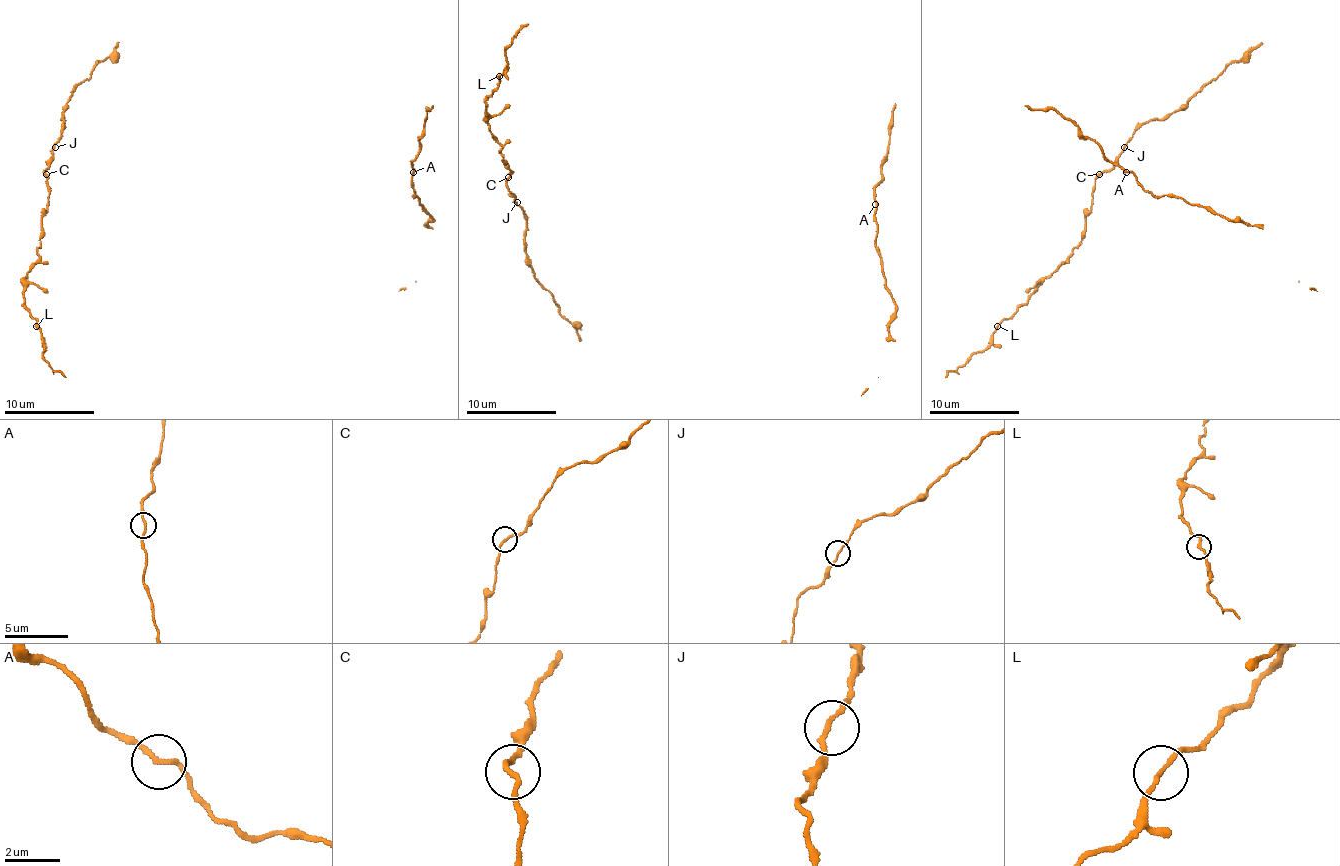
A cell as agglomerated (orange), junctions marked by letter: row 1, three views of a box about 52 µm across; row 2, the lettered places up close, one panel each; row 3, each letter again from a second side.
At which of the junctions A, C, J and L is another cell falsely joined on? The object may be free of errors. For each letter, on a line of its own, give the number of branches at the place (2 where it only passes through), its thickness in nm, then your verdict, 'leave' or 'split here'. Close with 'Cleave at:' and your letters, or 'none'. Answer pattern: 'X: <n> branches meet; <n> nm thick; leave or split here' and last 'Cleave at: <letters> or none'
A: 2 branches meet; 170 nm thick; leave
C: 2 branches meet; 160 nm thick; leave
J: 2 branches meet; 160 nm thick; leave
L: 2 branches meet; 160 nm thick; leave
Cleave at: none

